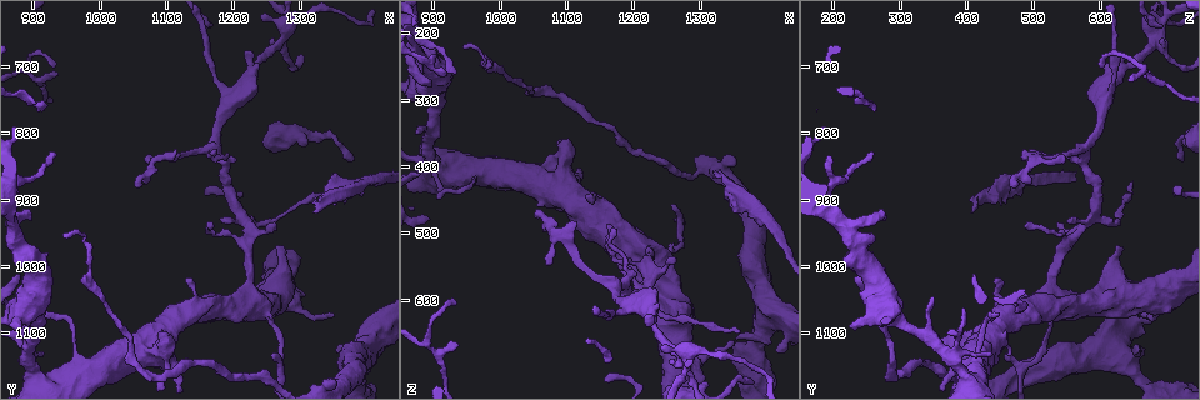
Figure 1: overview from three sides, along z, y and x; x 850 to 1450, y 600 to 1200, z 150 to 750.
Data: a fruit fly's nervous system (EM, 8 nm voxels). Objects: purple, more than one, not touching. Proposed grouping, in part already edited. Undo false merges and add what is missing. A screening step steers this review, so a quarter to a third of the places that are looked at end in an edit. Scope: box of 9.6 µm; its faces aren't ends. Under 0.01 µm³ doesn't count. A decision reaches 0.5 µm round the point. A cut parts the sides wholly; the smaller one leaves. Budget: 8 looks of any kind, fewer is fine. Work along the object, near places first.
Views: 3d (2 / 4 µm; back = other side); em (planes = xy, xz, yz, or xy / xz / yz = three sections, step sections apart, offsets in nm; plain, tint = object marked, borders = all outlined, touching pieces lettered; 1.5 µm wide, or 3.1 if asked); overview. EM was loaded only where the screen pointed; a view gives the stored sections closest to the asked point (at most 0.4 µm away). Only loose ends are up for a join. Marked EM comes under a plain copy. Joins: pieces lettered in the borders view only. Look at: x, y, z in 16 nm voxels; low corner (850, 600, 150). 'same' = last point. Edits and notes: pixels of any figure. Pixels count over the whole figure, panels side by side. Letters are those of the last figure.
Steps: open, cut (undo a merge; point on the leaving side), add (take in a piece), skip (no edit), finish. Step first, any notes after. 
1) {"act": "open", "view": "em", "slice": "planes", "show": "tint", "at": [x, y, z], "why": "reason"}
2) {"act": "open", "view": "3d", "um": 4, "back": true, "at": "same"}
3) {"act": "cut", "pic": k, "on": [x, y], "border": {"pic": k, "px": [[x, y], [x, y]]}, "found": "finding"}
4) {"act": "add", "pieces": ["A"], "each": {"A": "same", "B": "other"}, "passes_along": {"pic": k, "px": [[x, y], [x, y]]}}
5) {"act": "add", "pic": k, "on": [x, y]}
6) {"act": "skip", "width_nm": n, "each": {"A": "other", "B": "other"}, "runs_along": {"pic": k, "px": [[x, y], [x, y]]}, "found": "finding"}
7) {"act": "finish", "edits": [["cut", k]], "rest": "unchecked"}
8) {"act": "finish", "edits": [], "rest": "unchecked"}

{"act": "open", "view": "em", "slice": "xy", "step": 4, "show": "tint", "at": [1320, 920, 405], "why": "thin end"}

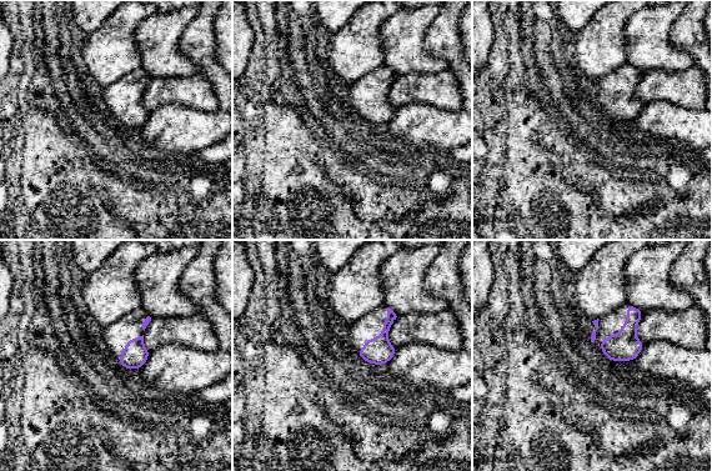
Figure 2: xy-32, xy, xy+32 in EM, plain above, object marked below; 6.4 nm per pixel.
{"act": "open", "view": "em", "slice": "yz", "step": 4, "show": "tint", "at": "same"}

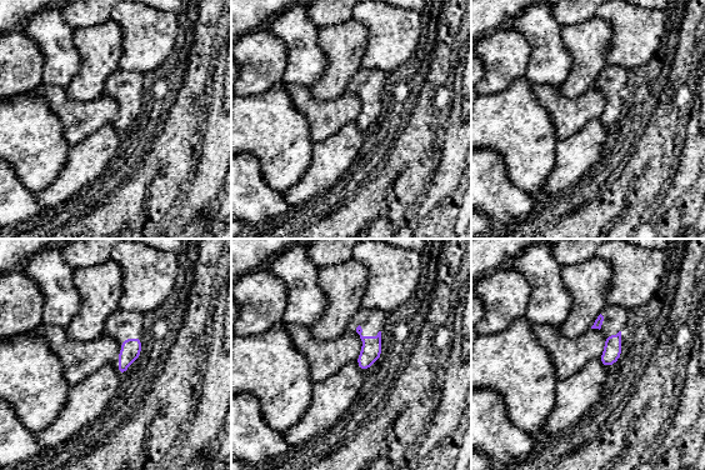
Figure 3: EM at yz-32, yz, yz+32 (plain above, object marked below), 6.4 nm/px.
{"act": "open", "view": "em", "slice": "yz", "step": 4, "show": "borders", "at": "same"}

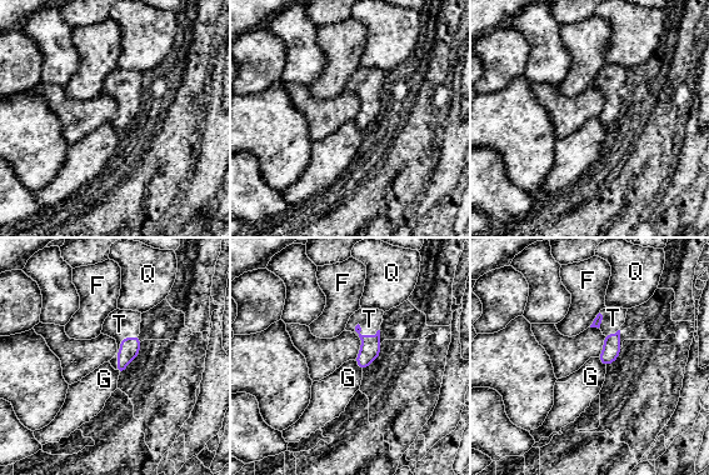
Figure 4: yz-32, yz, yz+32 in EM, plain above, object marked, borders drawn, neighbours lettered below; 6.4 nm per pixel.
{"act": "add", "pieces": ["T"], "each": {"F": "other", "G": "other", "Q": "other", "T": "same"}, "passes_along": {"pic": 4, "px": [[129, 350], [120, 346], [119, 324]]}, "found": "it goes on there"}

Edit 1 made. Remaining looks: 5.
{"act": "open", "view": "overview", "why": "redraw"}

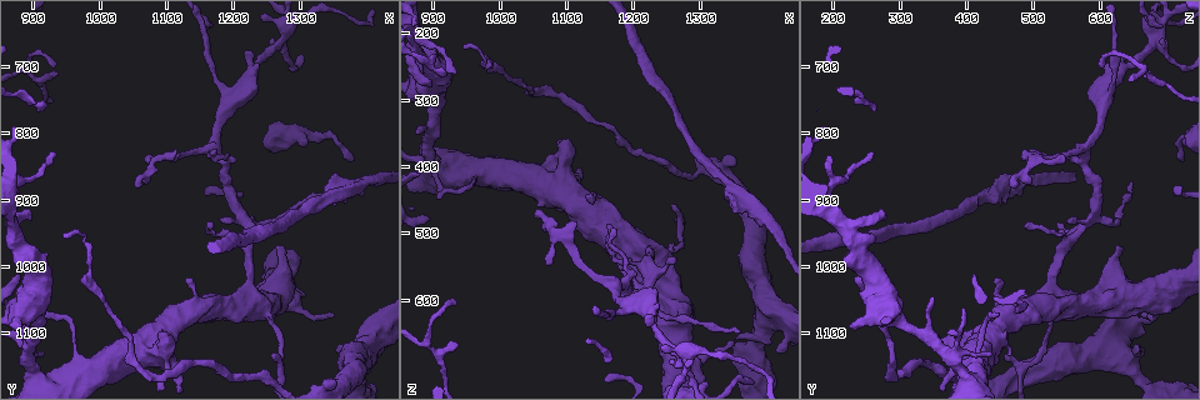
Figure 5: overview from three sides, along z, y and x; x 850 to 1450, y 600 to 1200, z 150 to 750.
{"act": "open", "view": "em", "slice": "planes", "show": "borders", "at": [940, 955, 225], "why": "an open end"}

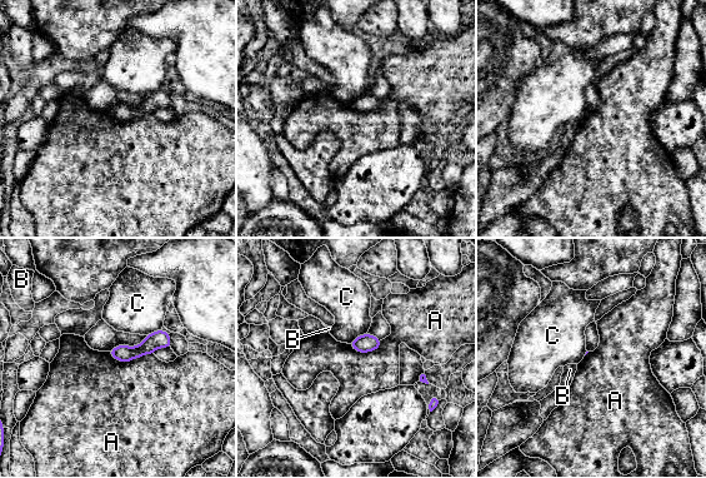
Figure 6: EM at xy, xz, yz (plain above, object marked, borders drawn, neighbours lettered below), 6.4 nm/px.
{"act": "skip", "each": {"A": "other", "B": "other", "C": "other"}, "found": "no lettered piece goes on from it"}

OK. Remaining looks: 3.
{"act": "finish", "edits": [["add", 4]], "rest": "unchecked"}

